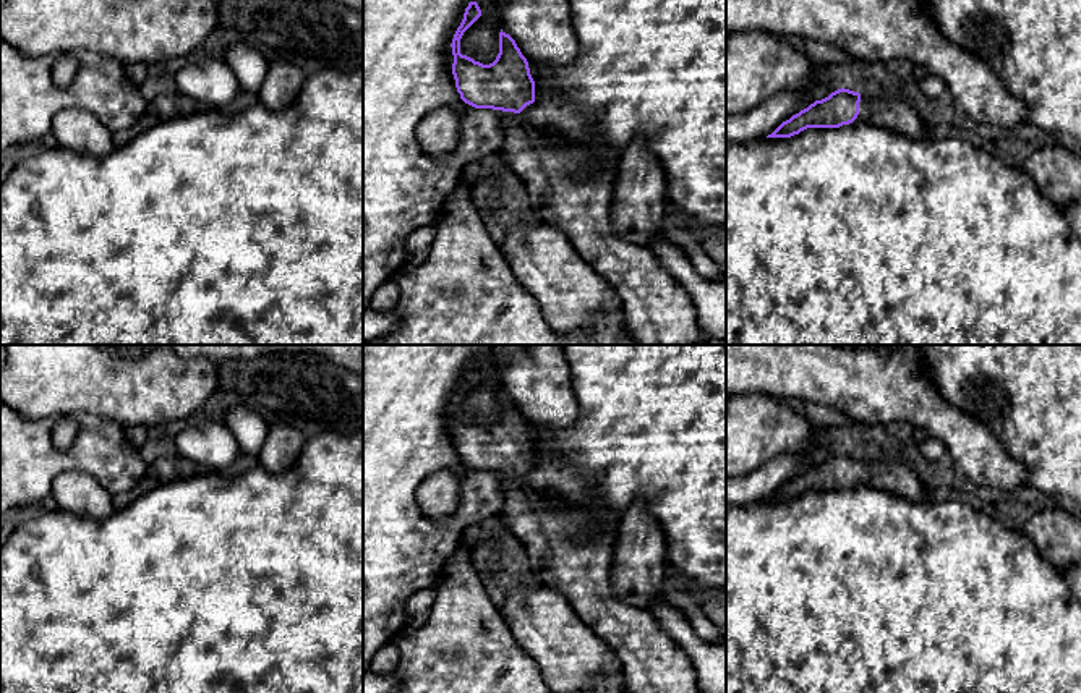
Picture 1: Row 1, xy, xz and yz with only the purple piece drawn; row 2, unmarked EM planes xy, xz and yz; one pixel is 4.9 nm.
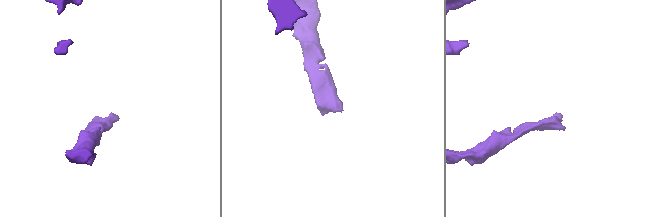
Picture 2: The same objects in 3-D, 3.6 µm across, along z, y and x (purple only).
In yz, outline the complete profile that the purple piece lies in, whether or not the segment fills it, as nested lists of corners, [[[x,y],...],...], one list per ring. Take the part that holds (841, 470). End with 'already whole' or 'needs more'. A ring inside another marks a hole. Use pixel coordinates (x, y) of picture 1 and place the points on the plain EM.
[[[841,450],[783,484],[767,500],[791,500],[807,491],[840,491],[856,481],[916,502],[925,500],[932,487],[924,484],[914,468],[903,460],[880,453],[859,457]]] | needs more

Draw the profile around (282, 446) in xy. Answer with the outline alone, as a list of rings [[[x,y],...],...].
[[[269,426],[266,440],[258,453],[258,465],[272,474],[285,473],[295,465],[305,442],[305,434],[293,426]]]

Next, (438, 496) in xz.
[[[439,470],[417,491],[425,513],[436,521],[446,521],[459,504],[459,476],[454,470]]]

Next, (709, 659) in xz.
[[[658,594],[648,610],[690,659],[700,693],[726,693],[726,635],[715,643],[700,640],[686,615]]]

